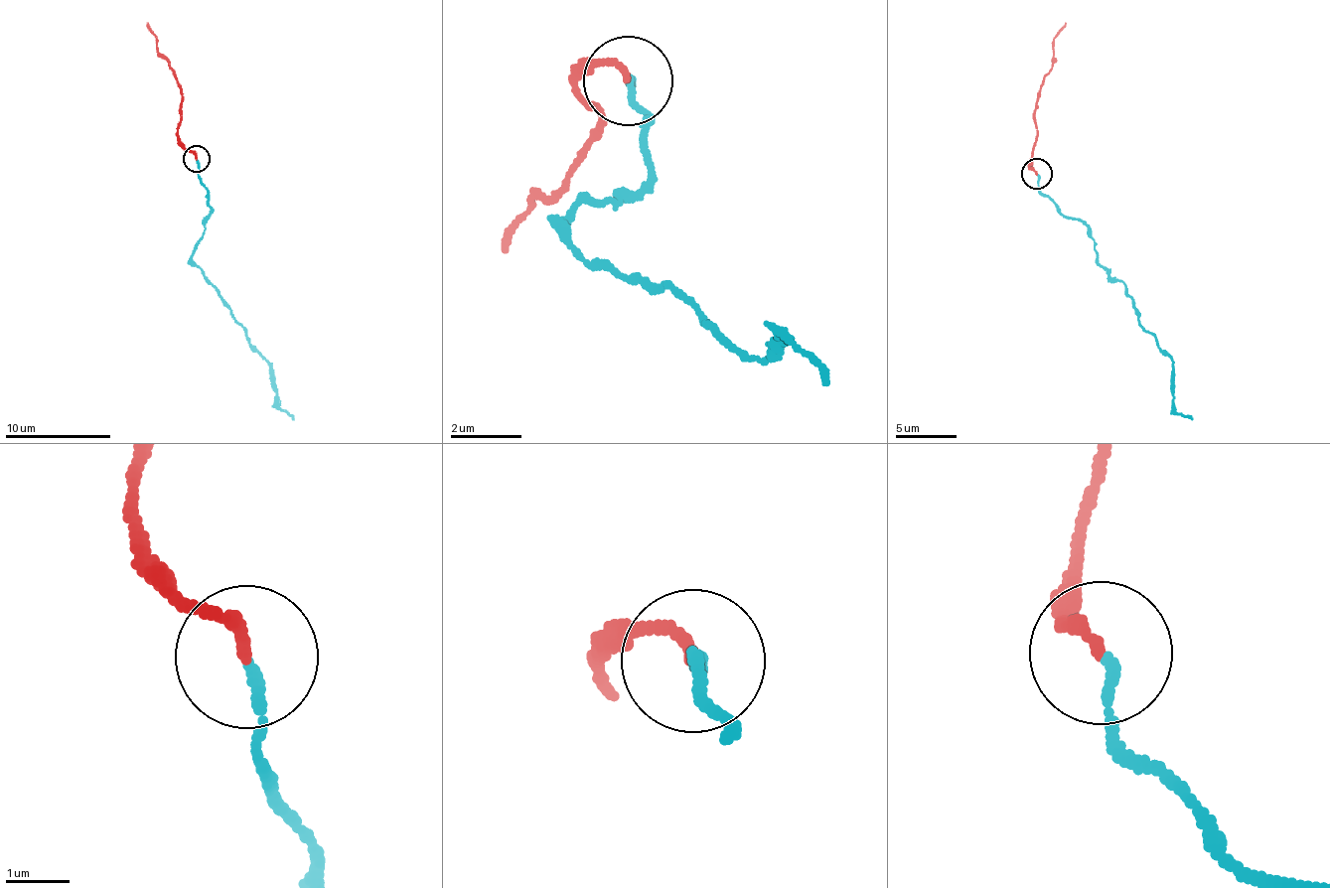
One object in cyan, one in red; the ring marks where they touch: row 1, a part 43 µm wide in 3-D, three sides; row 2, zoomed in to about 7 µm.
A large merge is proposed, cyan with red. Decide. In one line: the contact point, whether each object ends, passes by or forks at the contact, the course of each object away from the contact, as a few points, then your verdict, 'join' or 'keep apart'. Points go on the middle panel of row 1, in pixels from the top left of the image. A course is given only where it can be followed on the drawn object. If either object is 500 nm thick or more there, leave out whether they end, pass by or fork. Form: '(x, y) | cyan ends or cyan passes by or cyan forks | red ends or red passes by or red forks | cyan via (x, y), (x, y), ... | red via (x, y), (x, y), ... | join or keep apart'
(628, 80) | cyan ends | red ends | cyan via (626, 83), (651, 112), (645, 180), (591, 196), (559, 239), (760, 362), (781, 332), (829, 382) | red via (626, 83), (610, 61), (571, 83), (604, 123), (561, 191), (530, 201), (505, 247) | join

